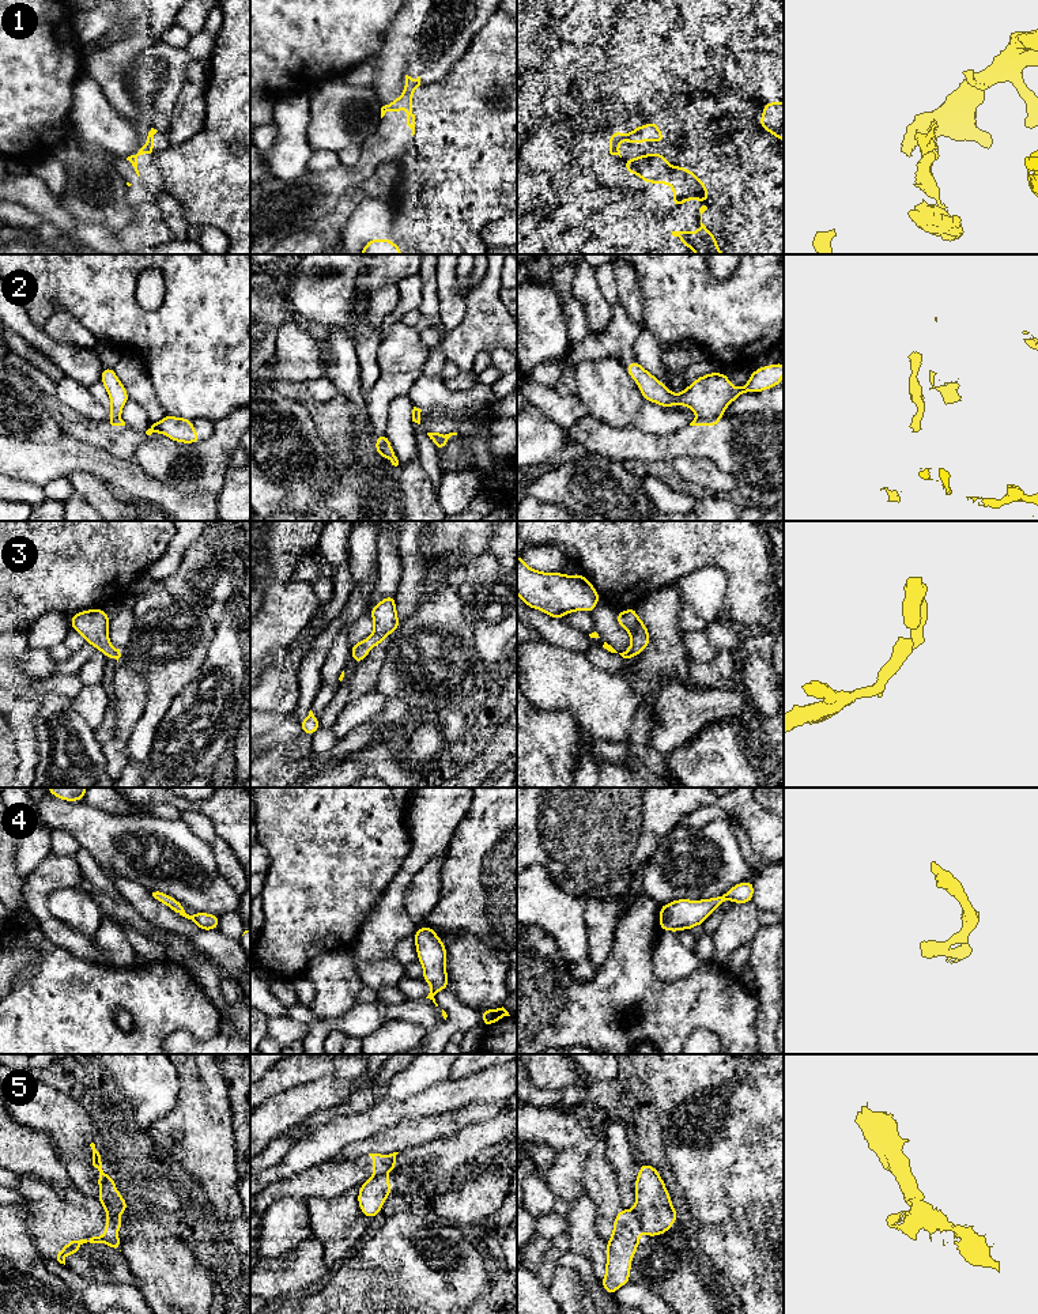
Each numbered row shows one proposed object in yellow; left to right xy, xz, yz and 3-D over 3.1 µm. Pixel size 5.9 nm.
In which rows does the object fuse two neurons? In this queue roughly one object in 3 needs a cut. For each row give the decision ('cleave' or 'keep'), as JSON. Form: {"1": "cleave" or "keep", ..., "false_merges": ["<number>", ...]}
{"1": "cleave", "2": "cleave", "3": "keep", "4": "keep", "5": "cleave", "false_merges": ["1", "2", "5"]}

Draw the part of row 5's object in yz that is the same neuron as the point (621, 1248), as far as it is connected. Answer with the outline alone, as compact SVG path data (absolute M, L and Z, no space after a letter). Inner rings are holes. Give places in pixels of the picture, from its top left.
M622 1209L614 1220L614 1232L607 1242L607 1266L601 1284L608 1295L630 1281L631 1260L641 1242L641 1222L634 1209Z

